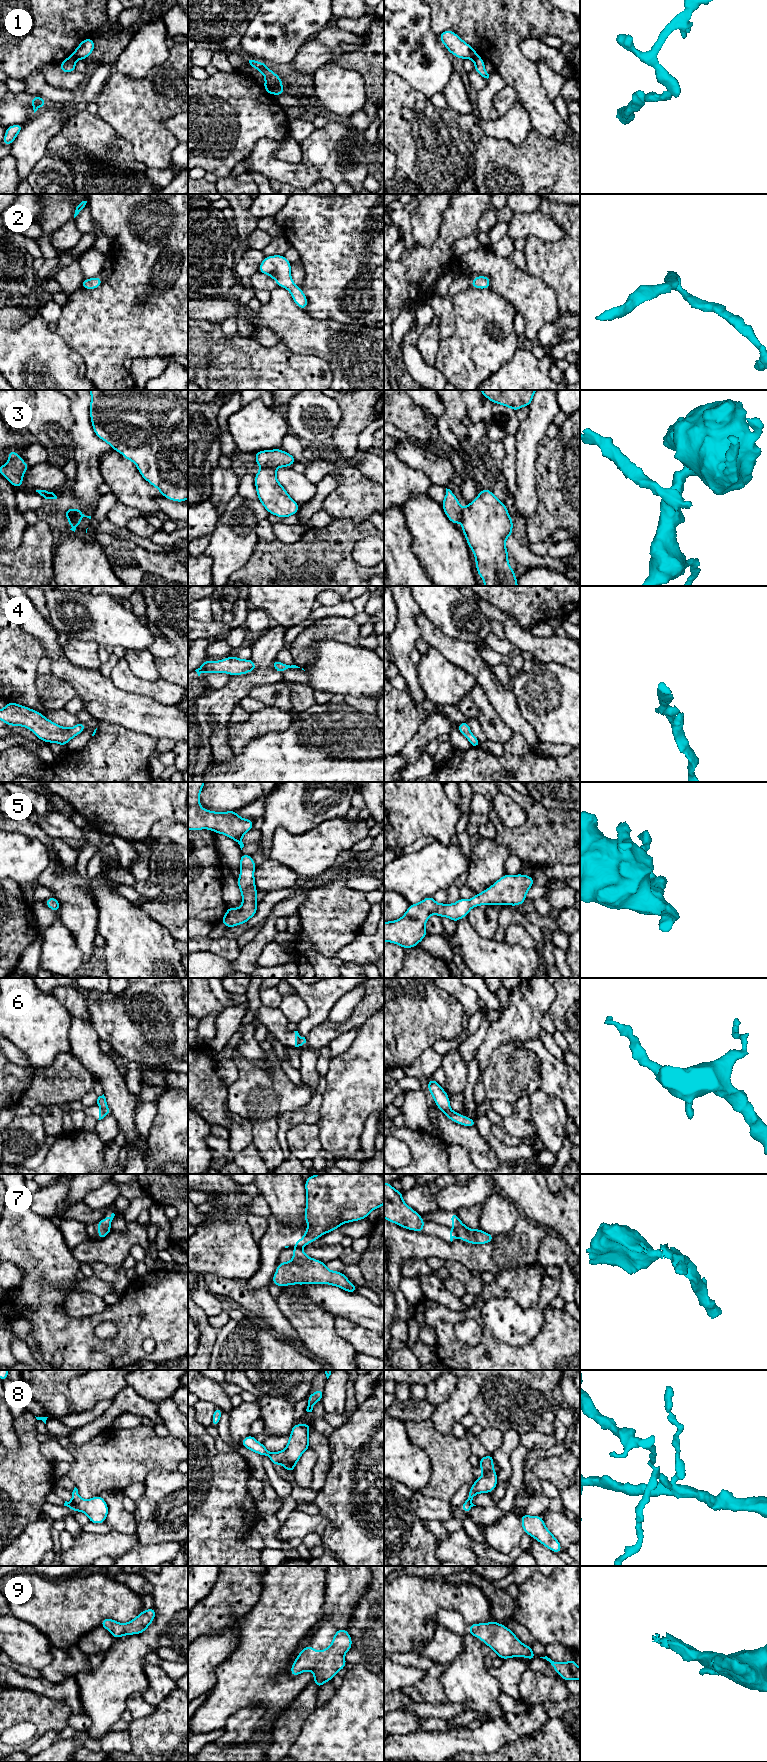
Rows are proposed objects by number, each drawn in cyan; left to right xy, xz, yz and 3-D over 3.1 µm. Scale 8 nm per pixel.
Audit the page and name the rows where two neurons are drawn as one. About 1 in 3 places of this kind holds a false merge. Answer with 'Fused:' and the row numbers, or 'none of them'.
Fused: 1, 3, 6, 7, 8

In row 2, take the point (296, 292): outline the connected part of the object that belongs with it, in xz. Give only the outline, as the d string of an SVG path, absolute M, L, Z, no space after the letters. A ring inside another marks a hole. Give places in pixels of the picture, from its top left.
M284 255L266 256L259 266L259 272L272 277L277 282L278 287L288 289L295 304L300 309L304 310L308 306L308 300L301 287L296 286L291 278L291 263Z

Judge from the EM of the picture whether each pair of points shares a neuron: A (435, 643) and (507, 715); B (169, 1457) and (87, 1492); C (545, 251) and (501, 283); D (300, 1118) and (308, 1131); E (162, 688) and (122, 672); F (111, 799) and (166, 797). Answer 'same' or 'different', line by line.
A: same
B: same
C: different
D: different
E: same
F: same

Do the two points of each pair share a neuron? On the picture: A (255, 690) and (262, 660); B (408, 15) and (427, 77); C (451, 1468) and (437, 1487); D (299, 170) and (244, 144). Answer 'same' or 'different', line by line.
A: different
B: same
C: same
D: different

